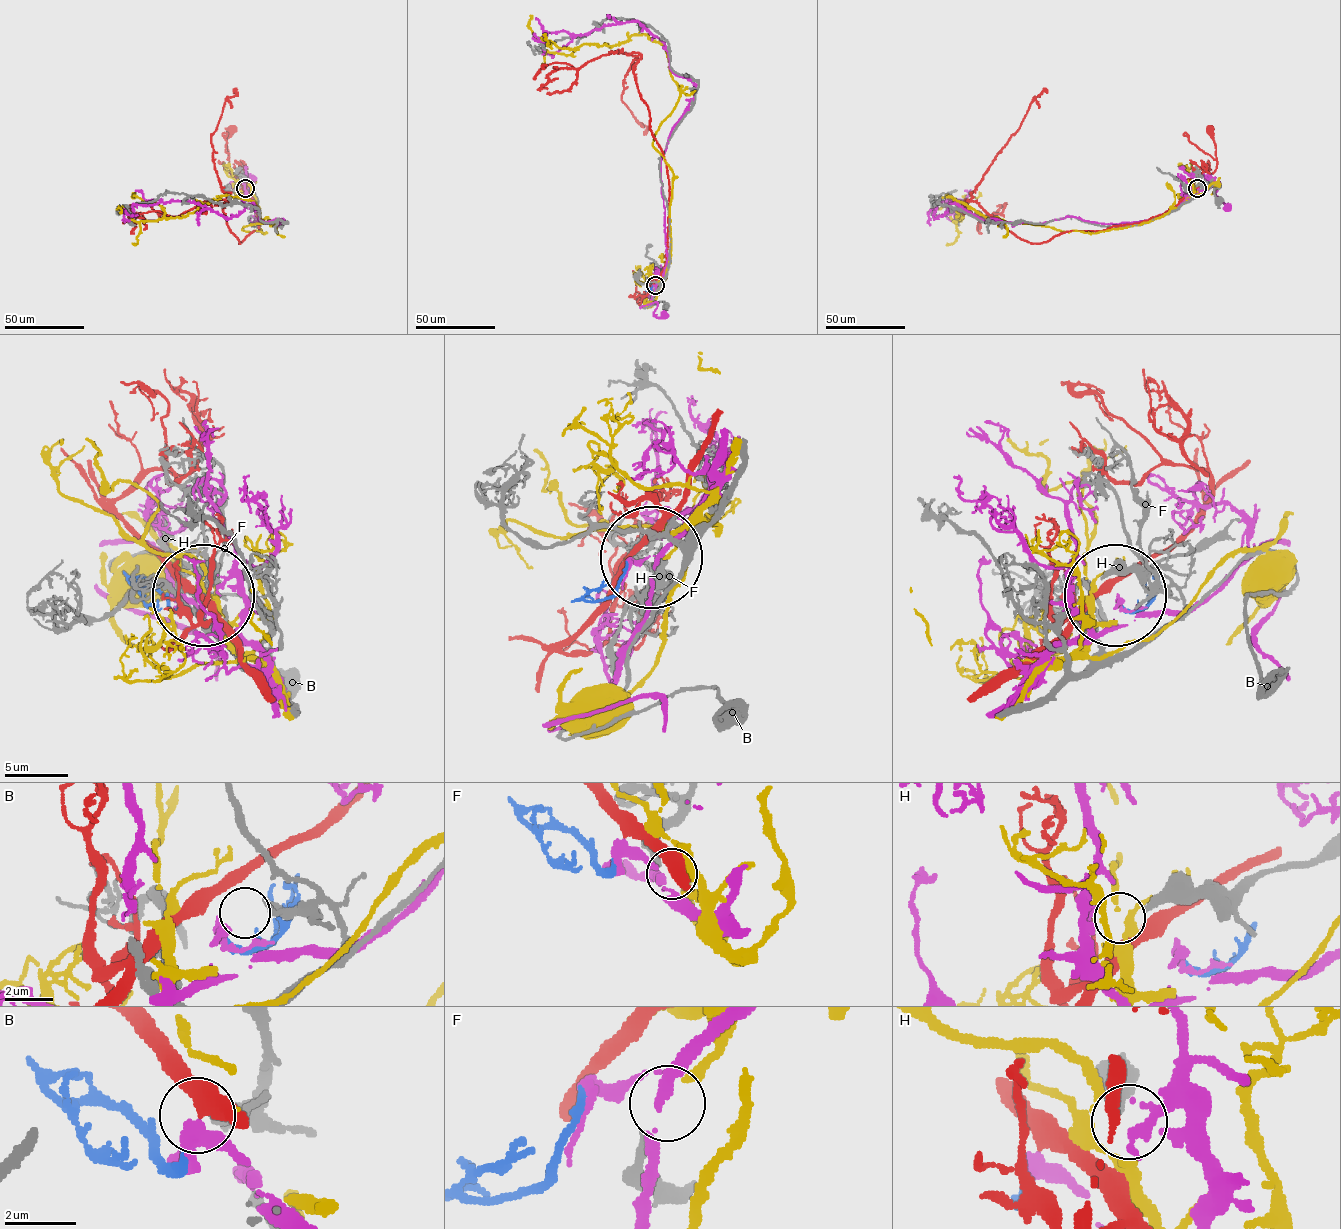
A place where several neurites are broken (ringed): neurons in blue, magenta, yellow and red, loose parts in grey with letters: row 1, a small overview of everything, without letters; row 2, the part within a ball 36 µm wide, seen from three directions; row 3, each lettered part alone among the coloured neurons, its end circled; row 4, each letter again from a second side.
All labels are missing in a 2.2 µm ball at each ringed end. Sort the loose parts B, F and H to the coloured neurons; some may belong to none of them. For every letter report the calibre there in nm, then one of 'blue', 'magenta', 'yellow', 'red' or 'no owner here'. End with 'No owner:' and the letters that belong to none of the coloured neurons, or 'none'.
B: 280 nm thick; blue
F: 260 nm thick; yellow
H: 280 nm thick; no owner here
No owner: H

